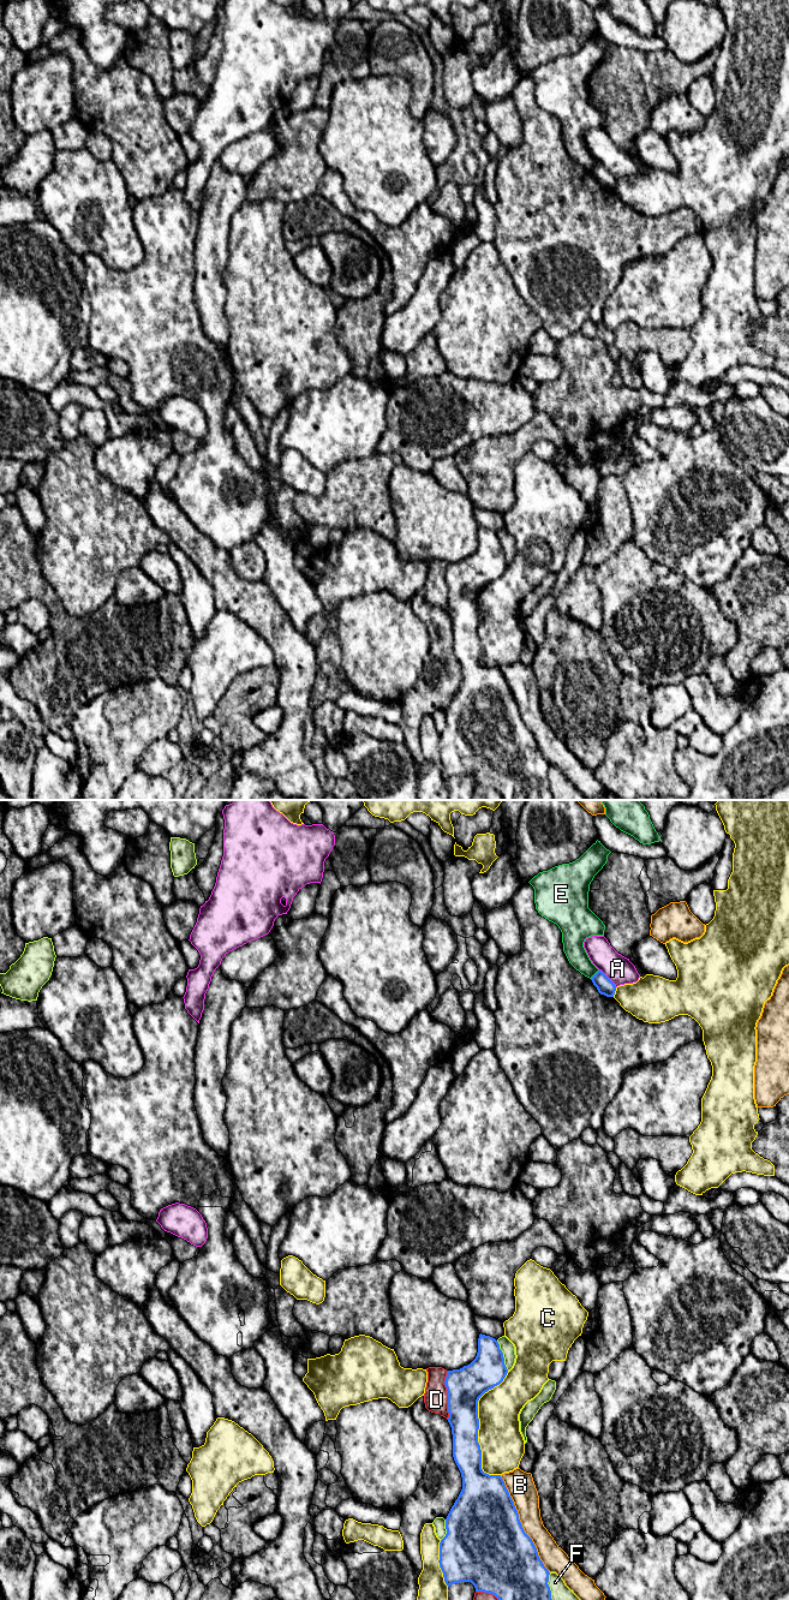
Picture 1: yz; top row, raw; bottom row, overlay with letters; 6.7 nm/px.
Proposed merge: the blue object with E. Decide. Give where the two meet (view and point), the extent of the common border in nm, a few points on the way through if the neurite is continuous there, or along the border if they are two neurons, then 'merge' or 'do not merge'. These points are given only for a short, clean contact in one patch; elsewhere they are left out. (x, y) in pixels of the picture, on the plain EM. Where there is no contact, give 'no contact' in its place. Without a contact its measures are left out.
yz (595, 167) | 90 nm | along yz (598, 162), (590, 171) | do not merge

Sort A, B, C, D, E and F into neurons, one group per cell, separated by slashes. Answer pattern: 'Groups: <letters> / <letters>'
Groups: A / B / C / D / E / F

